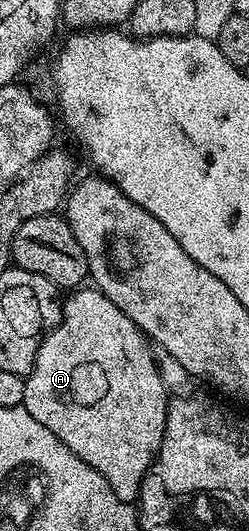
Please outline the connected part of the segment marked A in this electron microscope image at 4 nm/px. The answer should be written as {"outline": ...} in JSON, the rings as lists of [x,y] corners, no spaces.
{"outline":[[[82,286],[64,297],[61,321],[42,340],[33,368],[25,377],[23,407],[35,422],[47,426],[71,454],[99,470],[118,498],[133,502],[140,497],[143,478],[161,451],[169,400],[150,341],[100,288]]]}

